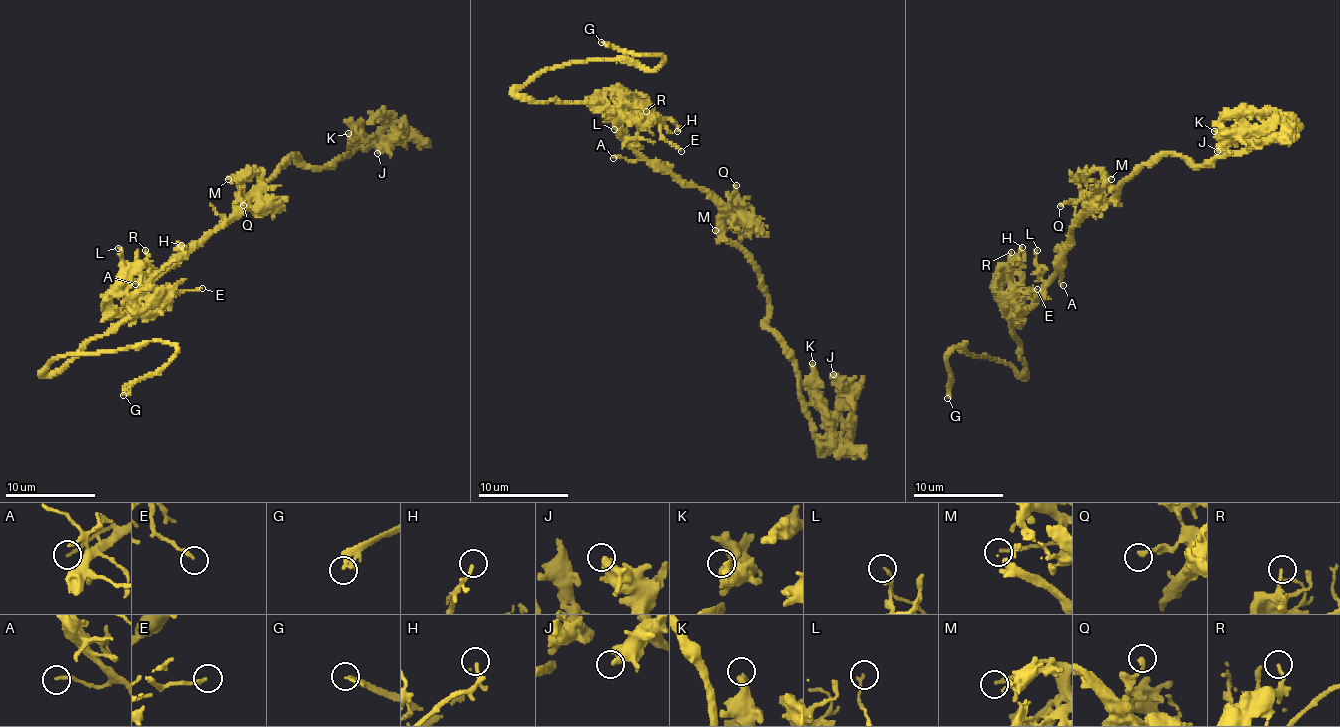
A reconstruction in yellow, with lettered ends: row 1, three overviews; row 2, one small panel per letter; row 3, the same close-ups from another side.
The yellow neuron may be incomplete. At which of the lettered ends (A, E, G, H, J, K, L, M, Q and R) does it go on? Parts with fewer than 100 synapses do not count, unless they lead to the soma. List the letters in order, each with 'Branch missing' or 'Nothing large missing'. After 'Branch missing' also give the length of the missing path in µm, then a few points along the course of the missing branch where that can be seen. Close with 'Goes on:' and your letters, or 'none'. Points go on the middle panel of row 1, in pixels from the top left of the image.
A: Nothing large missing
E: Nothing large missing
G: Branch missing. Missing length about 8 µm. Course of what is missing: (601, 42), (590, 33), (612, 18), (608, 13)
H: Nothing large missing
J: Nothing large missing
K: Nothing large missing
L: Nothing large missing
M: Nothing large missing
Q: Nothing large missing
R: Nothing large missing
Goes on: G

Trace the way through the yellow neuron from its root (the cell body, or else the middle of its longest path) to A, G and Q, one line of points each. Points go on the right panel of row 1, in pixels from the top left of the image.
A: (1067, 251), (1056, 269), (1061, 272), (1063, 285)
G: (1067, 251), (1011, 324), (1022, 376), (1001, 360), (968, 355), (962, 343), (947, 359), (953, 379), (947, 398)
Q: (1067, 251), (1067, 235), (1084, 208), (1084, 201), (1070, 199), (1060, 206)

